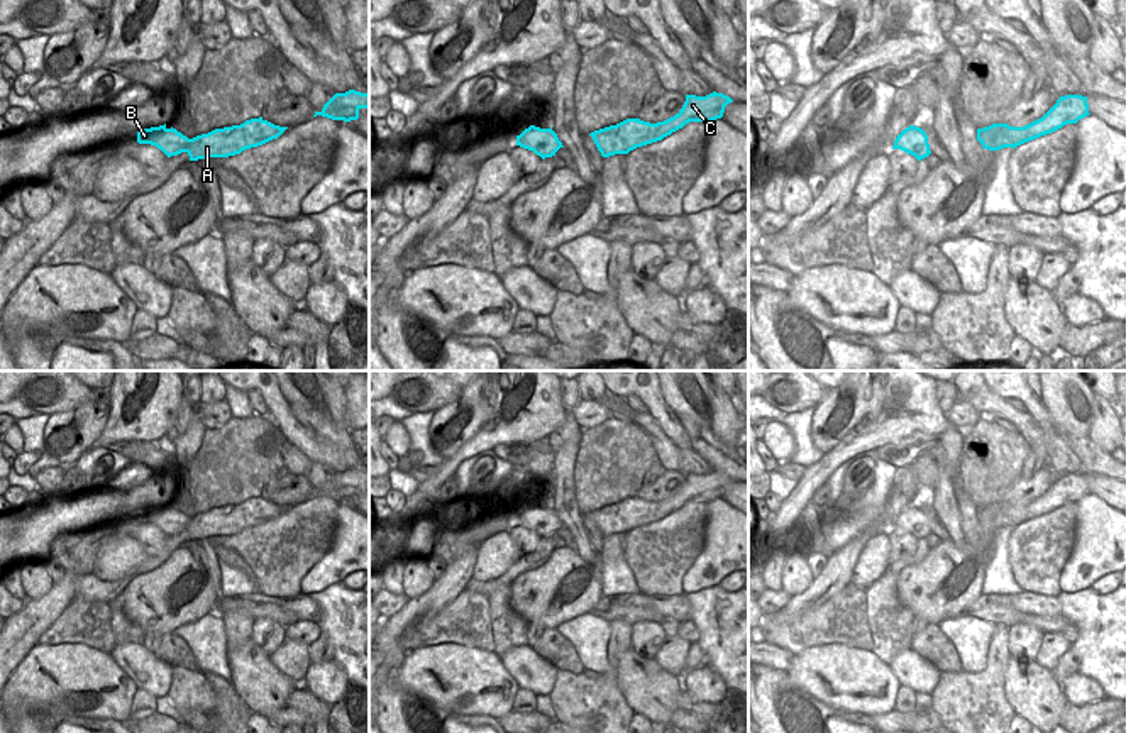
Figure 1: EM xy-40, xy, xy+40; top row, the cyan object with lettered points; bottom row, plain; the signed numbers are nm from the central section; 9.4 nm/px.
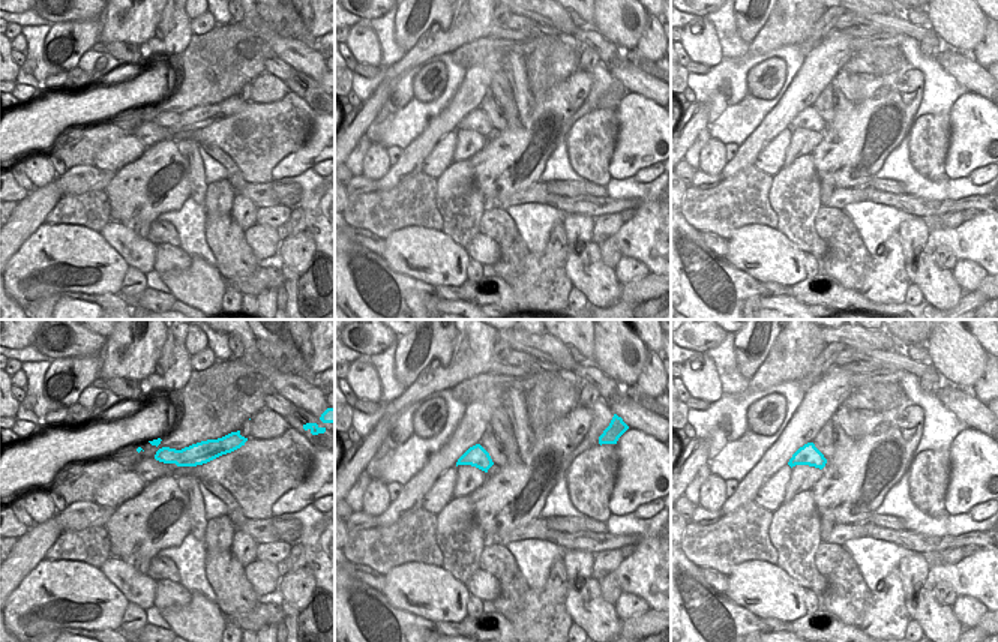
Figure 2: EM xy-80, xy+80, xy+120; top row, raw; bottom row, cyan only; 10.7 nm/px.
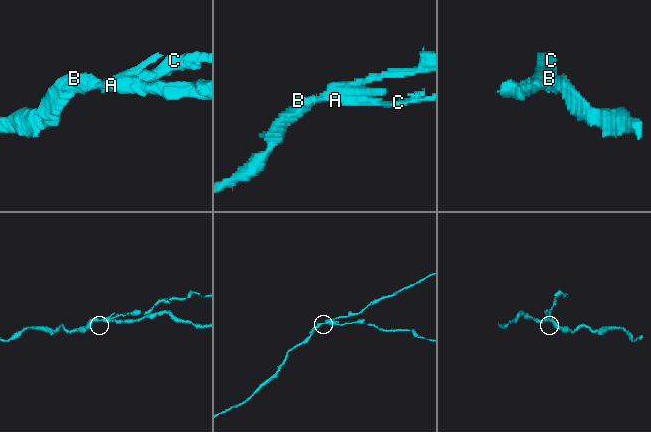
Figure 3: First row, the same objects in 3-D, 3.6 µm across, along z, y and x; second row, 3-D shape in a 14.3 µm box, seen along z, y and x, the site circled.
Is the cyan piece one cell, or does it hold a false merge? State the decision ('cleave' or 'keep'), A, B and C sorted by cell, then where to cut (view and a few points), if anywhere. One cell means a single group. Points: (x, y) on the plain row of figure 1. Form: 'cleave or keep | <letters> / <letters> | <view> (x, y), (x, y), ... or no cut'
cleave | A B / C | xy (603, 508), (625, 512), (639, 525)

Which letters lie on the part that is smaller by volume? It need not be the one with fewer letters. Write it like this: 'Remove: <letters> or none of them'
Remove: C

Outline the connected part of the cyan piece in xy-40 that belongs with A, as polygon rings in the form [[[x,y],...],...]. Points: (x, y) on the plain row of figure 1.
[[[166,503],[137,511],[139,523],[156,525],[168,537],[186,532],[190,540],[235,535],[246,528],[257,526],[259,520],[247,513],[227,511],[225,508],[215,508],[188,518],[176,508],[168,508]]]

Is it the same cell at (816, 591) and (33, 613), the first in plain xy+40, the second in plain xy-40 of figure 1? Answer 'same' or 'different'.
same

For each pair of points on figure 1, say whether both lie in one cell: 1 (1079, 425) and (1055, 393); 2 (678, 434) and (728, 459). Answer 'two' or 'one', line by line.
1: one
2: two

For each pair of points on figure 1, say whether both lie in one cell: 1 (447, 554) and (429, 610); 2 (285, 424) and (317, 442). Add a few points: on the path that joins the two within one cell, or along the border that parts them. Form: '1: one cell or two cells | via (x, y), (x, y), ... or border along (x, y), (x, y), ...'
1: two cells | border along (476, 549), (447, 564)
2: one cell | via (293, 430), (309, 442)

